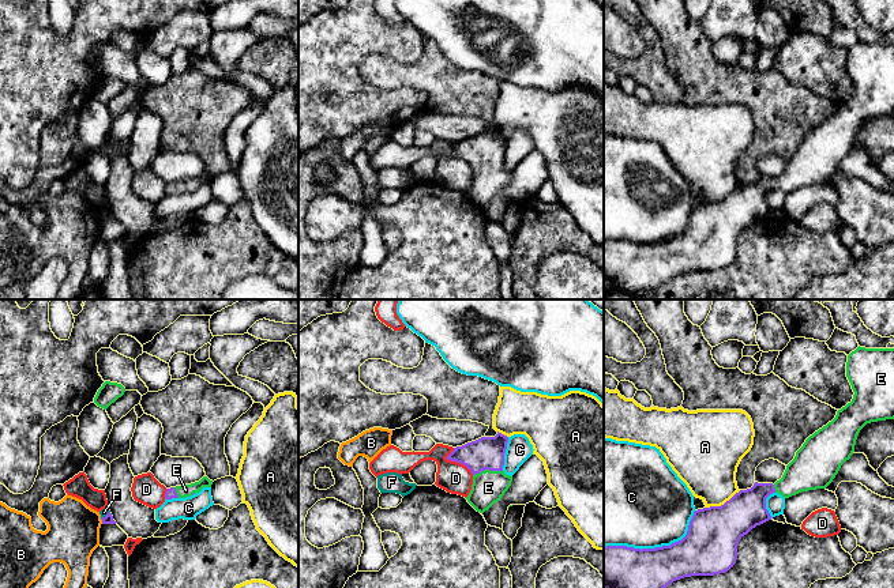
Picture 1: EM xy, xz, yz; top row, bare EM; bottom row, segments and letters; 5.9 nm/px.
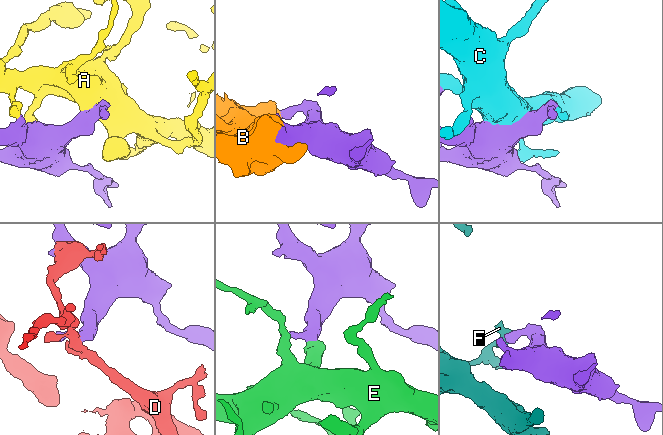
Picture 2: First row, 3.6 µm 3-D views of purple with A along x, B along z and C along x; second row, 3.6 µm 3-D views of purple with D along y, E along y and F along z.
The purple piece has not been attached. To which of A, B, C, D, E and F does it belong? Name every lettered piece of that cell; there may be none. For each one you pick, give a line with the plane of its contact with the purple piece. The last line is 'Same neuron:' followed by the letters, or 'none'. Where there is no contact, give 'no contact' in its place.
E: meets purple in xz
Same neuron: E

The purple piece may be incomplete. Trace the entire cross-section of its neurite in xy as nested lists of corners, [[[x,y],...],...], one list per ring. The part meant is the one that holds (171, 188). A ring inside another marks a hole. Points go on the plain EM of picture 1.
[[[203,172],[199,177],[166,184],[165,195],[191,192],[194,188],[199,188],[203,182],[211,182],[211,180],[213,176]]]

